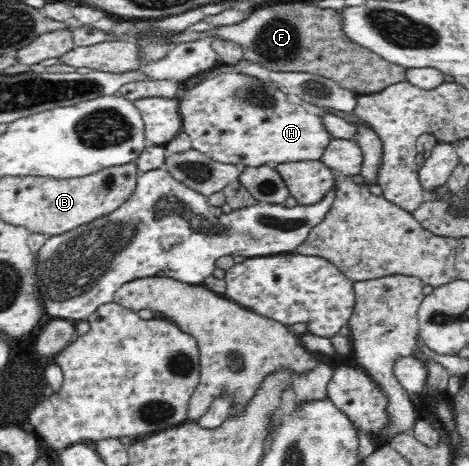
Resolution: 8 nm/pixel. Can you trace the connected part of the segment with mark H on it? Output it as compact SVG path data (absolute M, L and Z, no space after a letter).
M224 70L204 76L192 89L181 90L178 101L182 130L192 140L192 148L222 163L275 167L281 163L321 160L334 139L329 135L320 115L308 113L308 109L302 107L299 100L279 91L271 81L264 83L244 72Z

